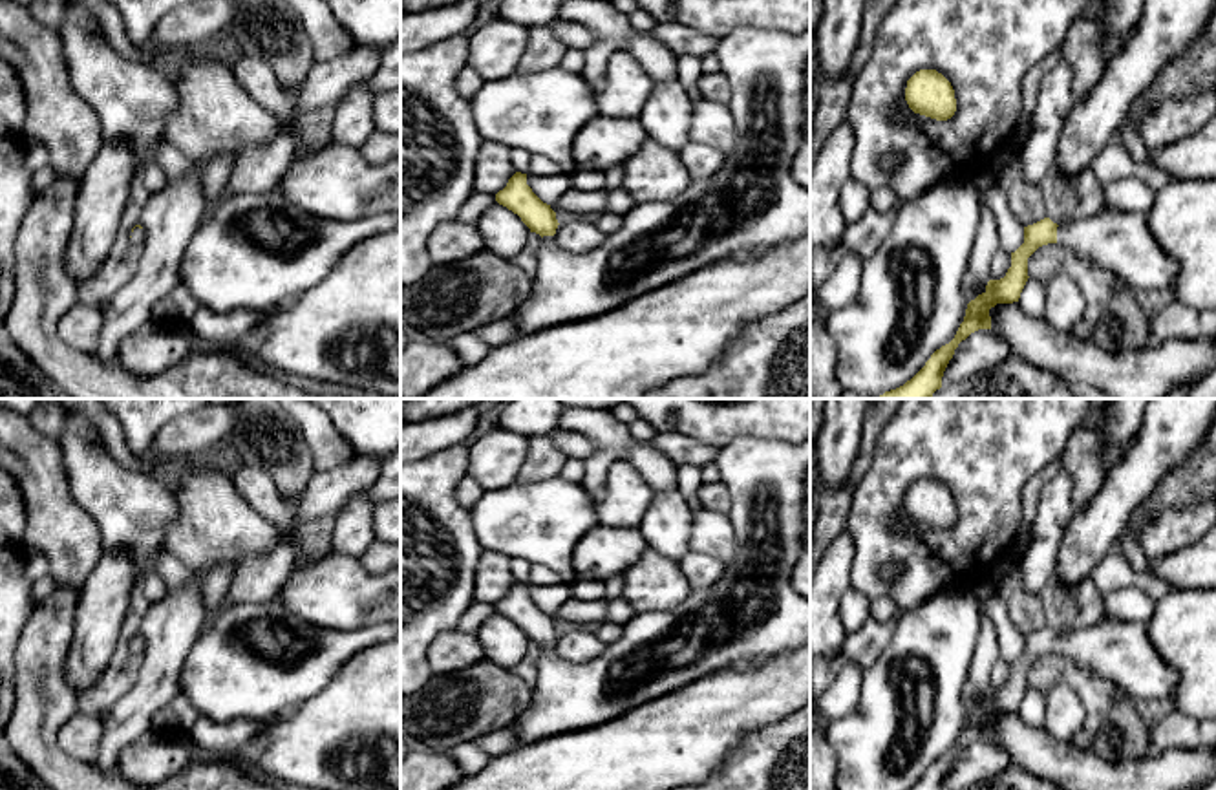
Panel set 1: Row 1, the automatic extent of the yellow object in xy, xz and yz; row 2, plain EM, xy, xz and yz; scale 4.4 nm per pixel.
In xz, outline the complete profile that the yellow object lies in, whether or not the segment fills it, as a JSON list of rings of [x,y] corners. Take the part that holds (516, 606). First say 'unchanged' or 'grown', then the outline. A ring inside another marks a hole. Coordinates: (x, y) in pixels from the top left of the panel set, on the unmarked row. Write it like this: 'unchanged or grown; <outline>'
grown; [[[739,437],[719,448],[713,463],[730,492],[728,518],[737,536],[737,554],[717,583],[691,589],[673,609],[635,614],[622,625],[616,642],[580,666],[554,653],[552,646],[560,635],[556,622],[532,602],[527,583],[516,582],[496,603],[499,614],[517,624],[530,642],[543,649],[532,702],[510,726],[514,748],[600,726],[735,662],[766,658],[810,644],[810,598],[797,594],[790,583],[792,569],[806,549],[803,503],[810,437],[801,444]]]

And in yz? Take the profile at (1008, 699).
grown; [[[1101,616],[1093,625],[1061,636],[1044,627],[1024,636],[1024,653],[1011,662],[1006,686],[989,689],[986,700],[967,713],[955,748],[936,759],[911,790],[942,790],[958,753],[978,739],[991,739],[989,719],[1019,711],[1029,688],[1028,667],[1048,653],[1070,657],[1128,699],[1167,700],[1179,682],[1179,675],[1159,657],[1143,624]]]

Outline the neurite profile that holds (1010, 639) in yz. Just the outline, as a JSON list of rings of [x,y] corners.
[[[997,589],[986,602],[986,613],[995,625],[1000,658],[1008,664],[1015,662],[1024,653],[1024,635],[1013,625]]]

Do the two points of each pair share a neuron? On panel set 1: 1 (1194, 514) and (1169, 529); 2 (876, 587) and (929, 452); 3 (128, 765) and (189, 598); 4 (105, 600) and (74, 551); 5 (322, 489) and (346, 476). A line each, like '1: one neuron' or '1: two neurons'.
1: one neuron
2: one neuron
3: two neurons
4: two neurons
5: one neuron

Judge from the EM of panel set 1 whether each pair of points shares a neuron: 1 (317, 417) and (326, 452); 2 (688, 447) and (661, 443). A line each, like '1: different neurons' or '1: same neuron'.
1: same neuron
2: same neuron

